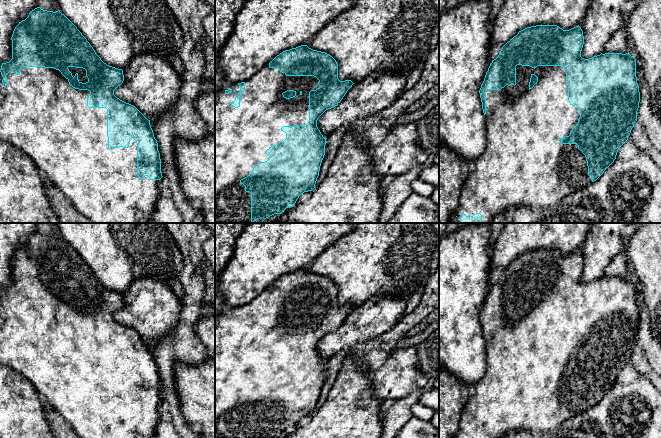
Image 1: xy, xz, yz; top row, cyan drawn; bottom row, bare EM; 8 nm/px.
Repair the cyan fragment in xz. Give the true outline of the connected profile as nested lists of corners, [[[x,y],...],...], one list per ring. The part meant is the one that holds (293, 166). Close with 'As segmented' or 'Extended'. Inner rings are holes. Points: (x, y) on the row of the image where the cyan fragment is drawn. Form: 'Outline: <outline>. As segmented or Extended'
Outline: [[[301,45],[296,48],[283,51],[248,80],[233,85],[227,84],[215,91],[215,223],[262,223],[266,218],[274,214],[281,214],[287,207],[292,207],[295,205],[301,194],[312,191],[315,188],[315,184],[319,176],[320,166],[325,155],[325,145],[327,139],[323,137],[318,129],[317,120],[326,110],[337,106],[353,84],[354,83],[351,80],[340,81],[338,79],[338,64],[331,55],[325,52],[313,50],[307,45]]]. Extended

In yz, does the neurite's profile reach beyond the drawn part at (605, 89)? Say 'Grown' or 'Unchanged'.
Grown

